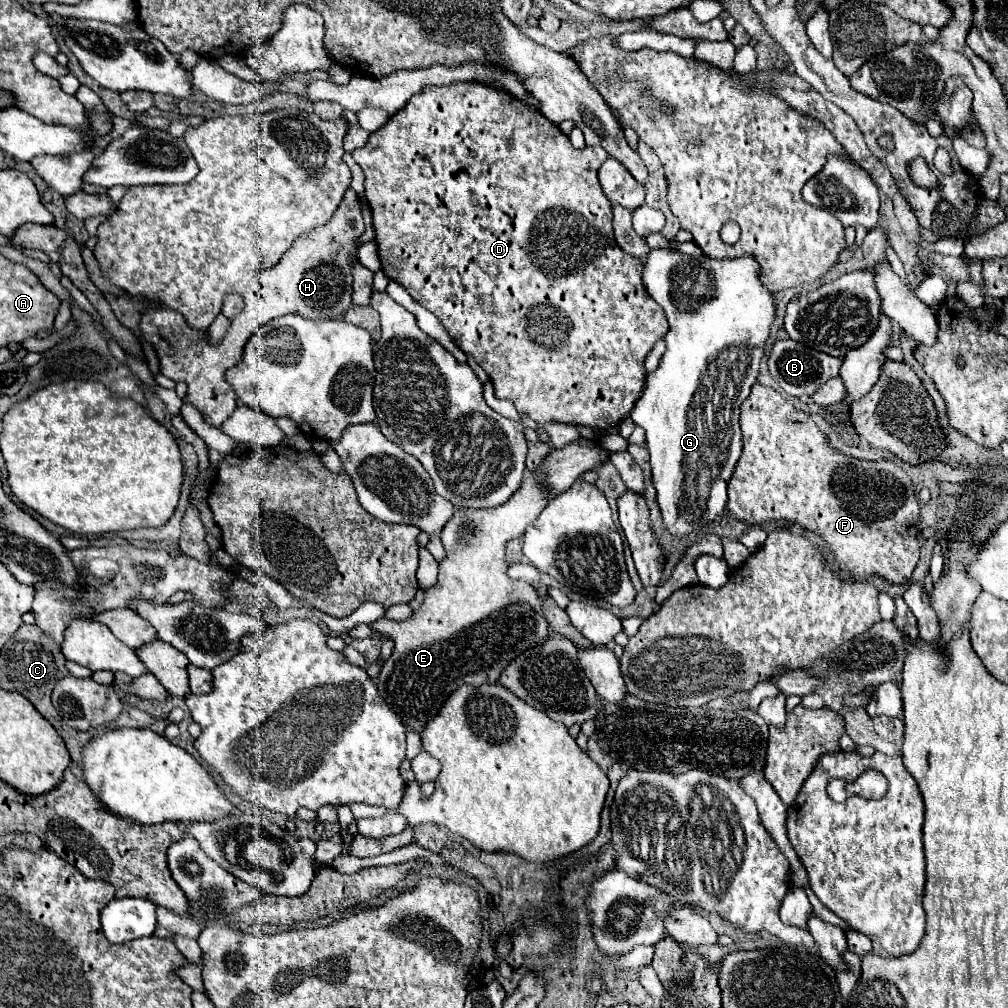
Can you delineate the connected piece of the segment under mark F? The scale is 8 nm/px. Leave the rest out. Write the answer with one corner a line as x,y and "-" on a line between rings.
754,384
750,396
744,400
740,428
744,450
728,484
728,512
732,516
746,526
788,520
806,532
814,532
828,544
838,570
850,578
868,580
870,576
882,576
890,584
910,580
920,556
920,500
914,496
914,484
904,468
890,460
870,462
834,450
810,414
798,410
778,390
762,384

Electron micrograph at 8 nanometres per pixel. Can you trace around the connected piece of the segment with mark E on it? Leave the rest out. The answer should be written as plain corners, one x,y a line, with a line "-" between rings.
528,472
522,480
522,486
520,490
506,502
502,504
500,508
490,508
490,510
456,510
456,514
452,516
452,520
444,526
444,530
440,532
440,540
446,548
446,558
440,562
440,572
438,572
438,582
436,586
428,588
426,594
424,594
424,604
418,612
414,612
414,616
406,622
394,622
394,620
380,620
380,624
372,624
374,630
378,632
384,632
388,634
394,642
396,642
396,648
392,652
392,656
384,662
384,668
382,668
382,674
378,676
378,690
382,694
382,698
386,700
386,704
392,708
392,712
396,712
396,716
400,716
402,724
416,730
416,732
422,732
424,730
424,724
428,724
428,720
432,720
432,716
436,716
436,712
440,712
444,700
456,690
460,688
462,684
472,684
476,688
480,688
480,684
494,684
500,676
500,672
508,666
510,660
514,660
518,656
518,652
530,648
532,644
540,644
548,638
548,622
544,620
542,616
542,602
536,594
536,590
524,582
524,580
512,580
508,578
506,570
508,570
508,564
506,564
506,558
504,558
504,548
506,548
506,542
512,540
512,538
520,538
524,534
524,530
536,520
536,516
542,512
542,508
546,506
546,488
542,486
542,482
536,478
536,474

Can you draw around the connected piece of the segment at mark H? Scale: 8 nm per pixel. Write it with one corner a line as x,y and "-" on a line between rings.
350,188
344,194
334,218
326,226
304,234
272,270
264,272
264,294
246,296
244,310
232,320
224,340
218,346
208,344
206,332
190,330
178,312
158,308
156,312
146,312
142,316
142,336
154,348
160,362
160,372
170,380
184,382
188,386
188,402
202,412
210,426
220,428
220,424
236,410
234,388
226,382
224,374
230,366
236,366
242,360
244,348
258,326
286,314
298,314
308,320
344,318
344,312
352,306
352,266
356,264
356,254
360,248
356,238
362,234
364,224
360,214
360,198

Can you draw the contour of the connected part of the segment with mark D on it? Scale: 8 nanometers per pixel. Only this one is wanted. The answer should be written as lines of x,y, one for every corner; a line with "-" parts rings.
462,82
424,88
406,104
406,108
390,116
380,130
370,134
368,142
354,150
352,156
366,174
364,198
372,208
376,230
374,242
378,246
384,274
402,284
418,304
430,310
440,324
444,324
454,344
466,356
472,356
474,362
490,376
496,398
510,400
520,414
530,416
536,424
562,422
594,430
610,430
620,426
636,400
642,396
646,378
644,358
668,332
668,322
662,308
648,296
648,290
644,288
644,262
624,254
614,240
612,204
598,182
598,168
608,158
608,152
592,146
576,150
556,124
552,124
546,116
540,116
536,106
530,106
504,90
482,86
480,82

